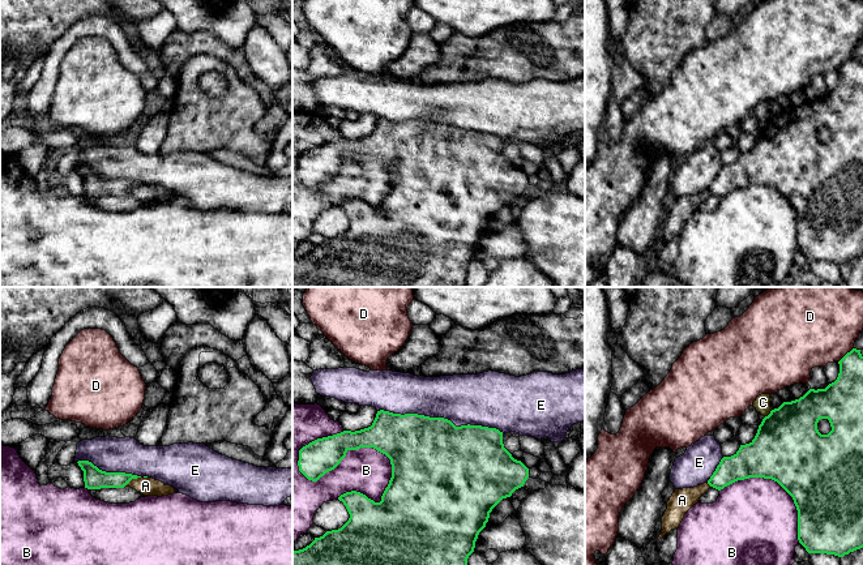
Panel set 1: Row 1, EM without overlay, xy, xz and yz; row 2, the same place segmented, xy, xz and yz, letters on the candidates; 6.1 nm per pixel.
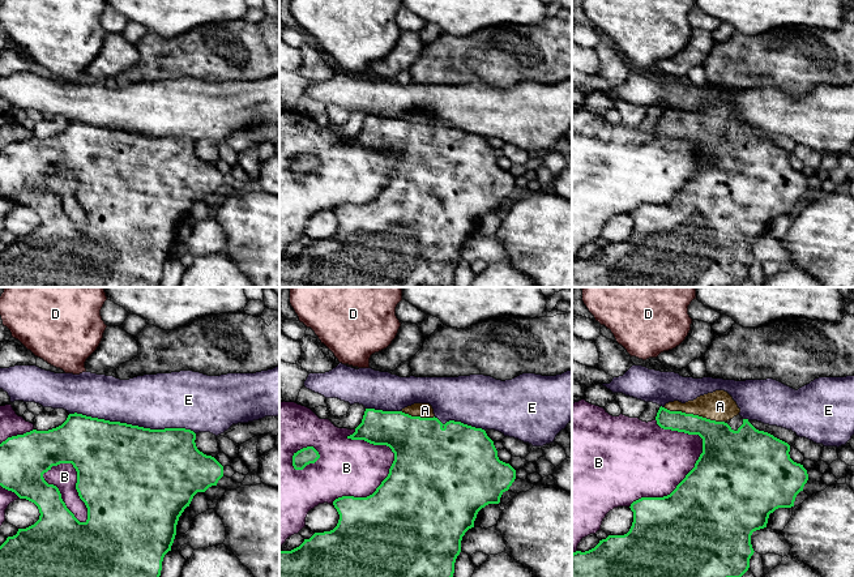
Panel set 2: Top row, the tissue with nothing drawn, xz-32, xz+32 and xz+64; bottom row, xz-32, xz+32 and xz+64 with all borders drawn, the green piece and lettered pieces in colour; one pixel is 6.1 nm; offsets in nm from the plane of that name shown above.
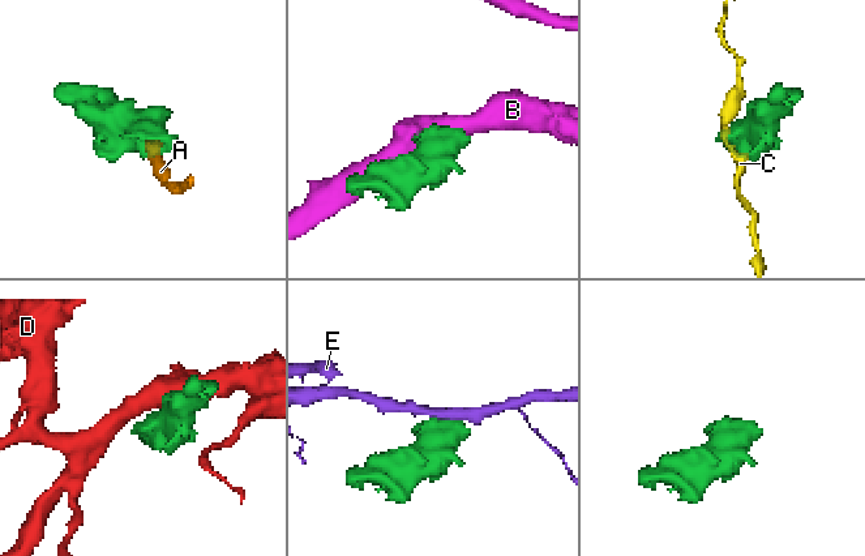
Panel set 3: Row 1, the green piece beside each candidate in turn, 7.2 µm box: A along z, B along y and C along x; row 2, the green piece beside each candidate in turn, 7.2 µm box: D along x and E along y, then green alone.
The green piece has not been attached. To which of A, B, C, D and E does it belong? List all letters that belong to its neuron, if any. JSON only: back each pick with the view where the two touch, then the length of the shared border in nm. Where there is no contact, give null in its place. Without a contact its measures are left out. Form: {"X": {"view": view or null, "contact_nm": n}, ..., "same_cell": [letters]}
{"A": {"view": "xy", "contact_nm": 130}, "same_cell": ["A"]}

